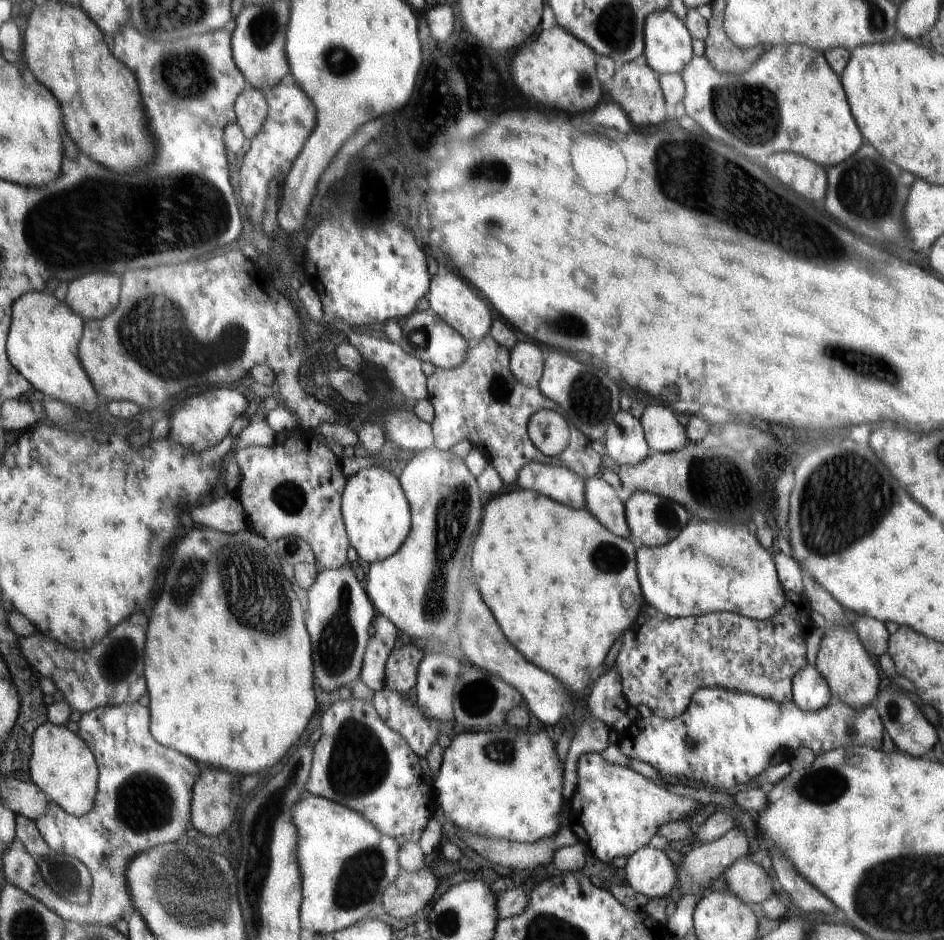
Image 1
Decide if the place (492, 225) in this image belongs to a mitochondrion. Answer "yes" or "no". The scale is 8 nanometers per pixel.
yes

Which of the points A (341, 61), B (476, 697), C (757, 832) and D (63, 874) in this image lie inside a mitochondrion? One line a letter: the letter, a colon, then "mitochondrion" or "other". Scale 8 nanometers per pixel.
A: mitochondrion
B: mitochondrion
C: other
D: mitochondrion

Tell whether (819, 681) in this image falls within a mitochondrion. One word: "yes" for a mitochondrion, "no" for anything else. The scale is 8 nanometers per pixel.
no

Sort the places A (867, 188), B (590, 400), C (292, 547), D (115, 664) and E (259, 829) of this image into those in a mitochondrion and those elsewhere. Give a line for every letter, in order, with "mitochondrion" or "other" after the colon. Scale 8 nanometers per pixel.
A: mitochondrion
B: mitochondrion
C: mitochondrion
D: mitochondrion
E: mitochondrion

